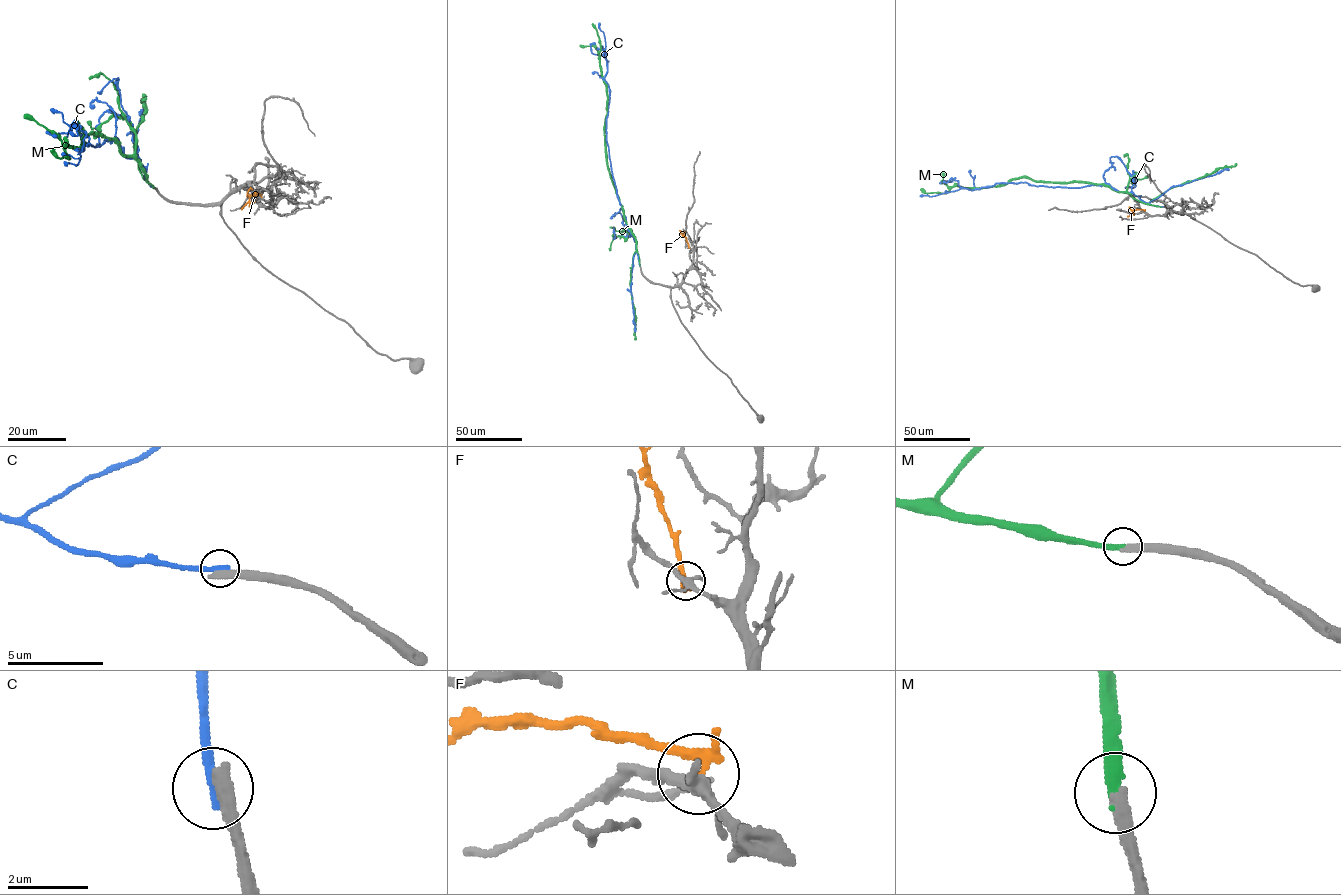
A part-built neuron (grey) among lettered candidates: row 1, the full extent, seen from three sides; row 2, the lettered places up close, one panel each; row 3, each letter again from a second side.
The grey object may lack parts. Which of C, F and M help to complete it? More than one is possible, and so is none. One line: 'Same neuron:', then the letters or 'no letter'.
Same neuron: M

